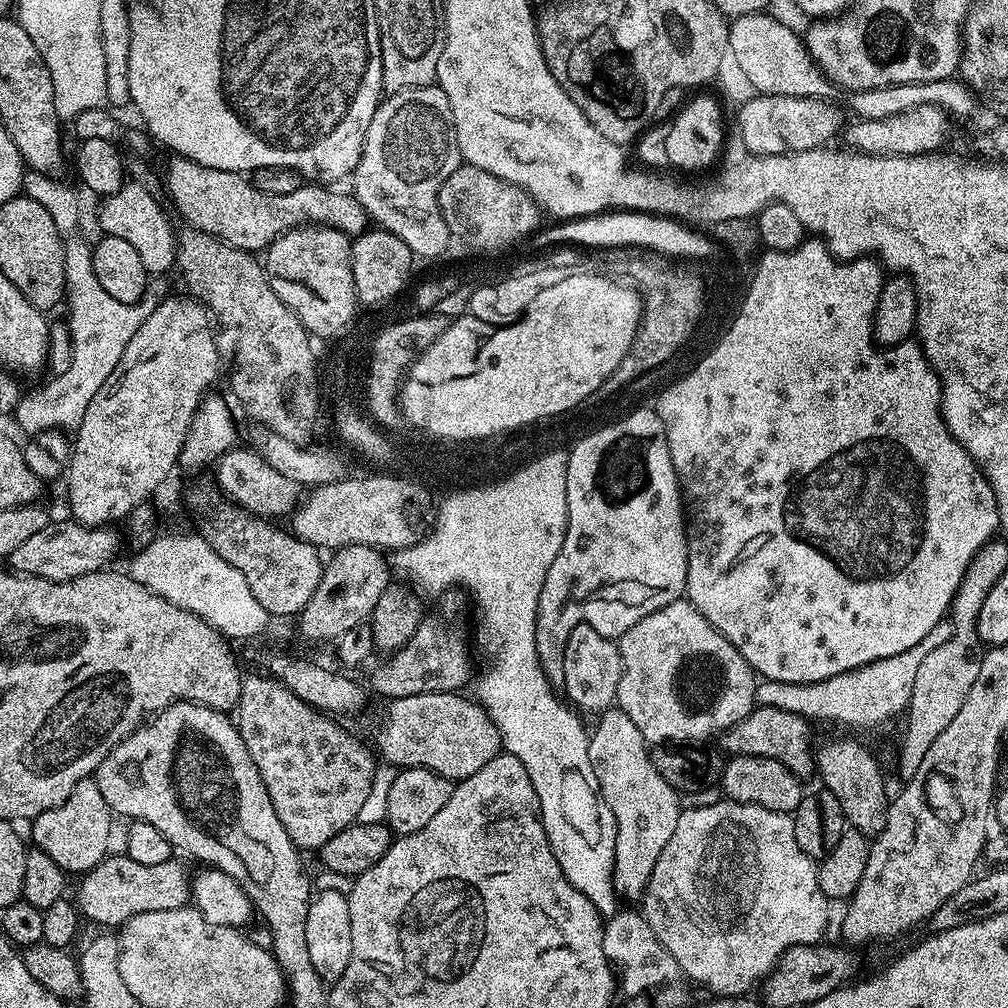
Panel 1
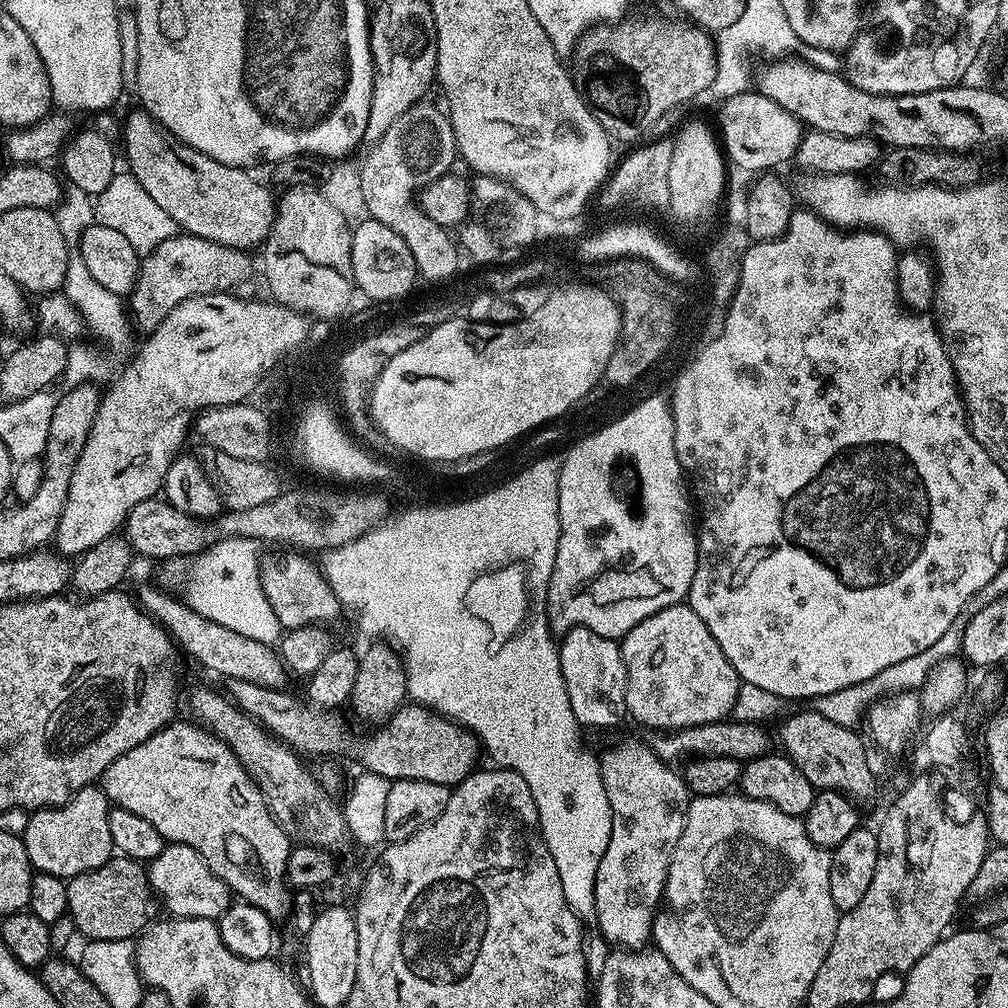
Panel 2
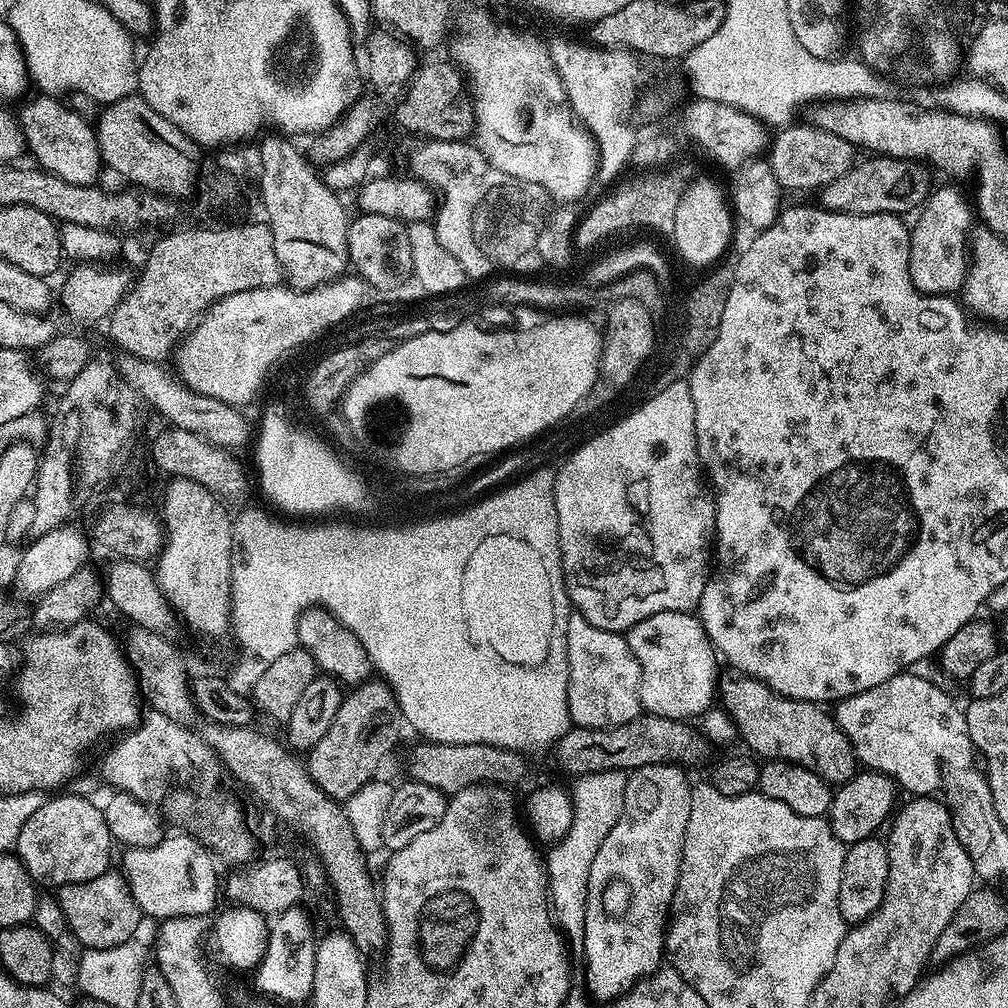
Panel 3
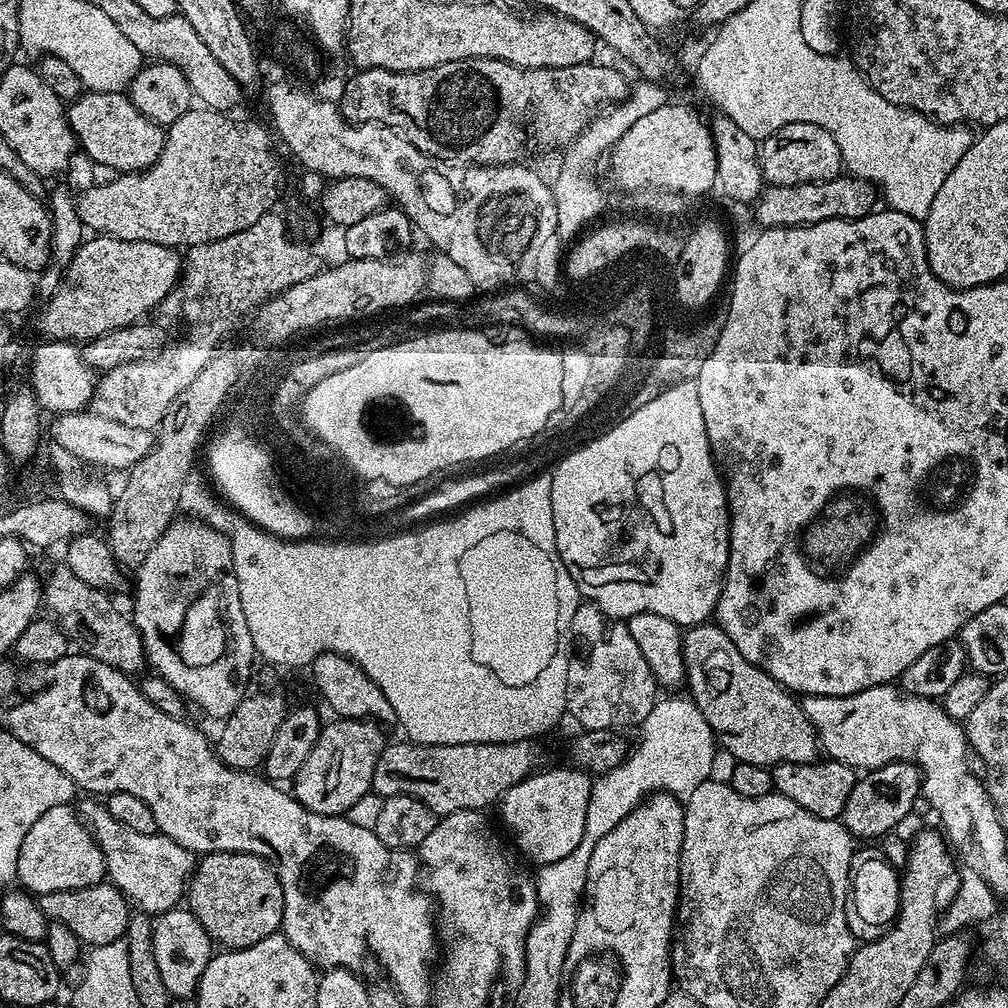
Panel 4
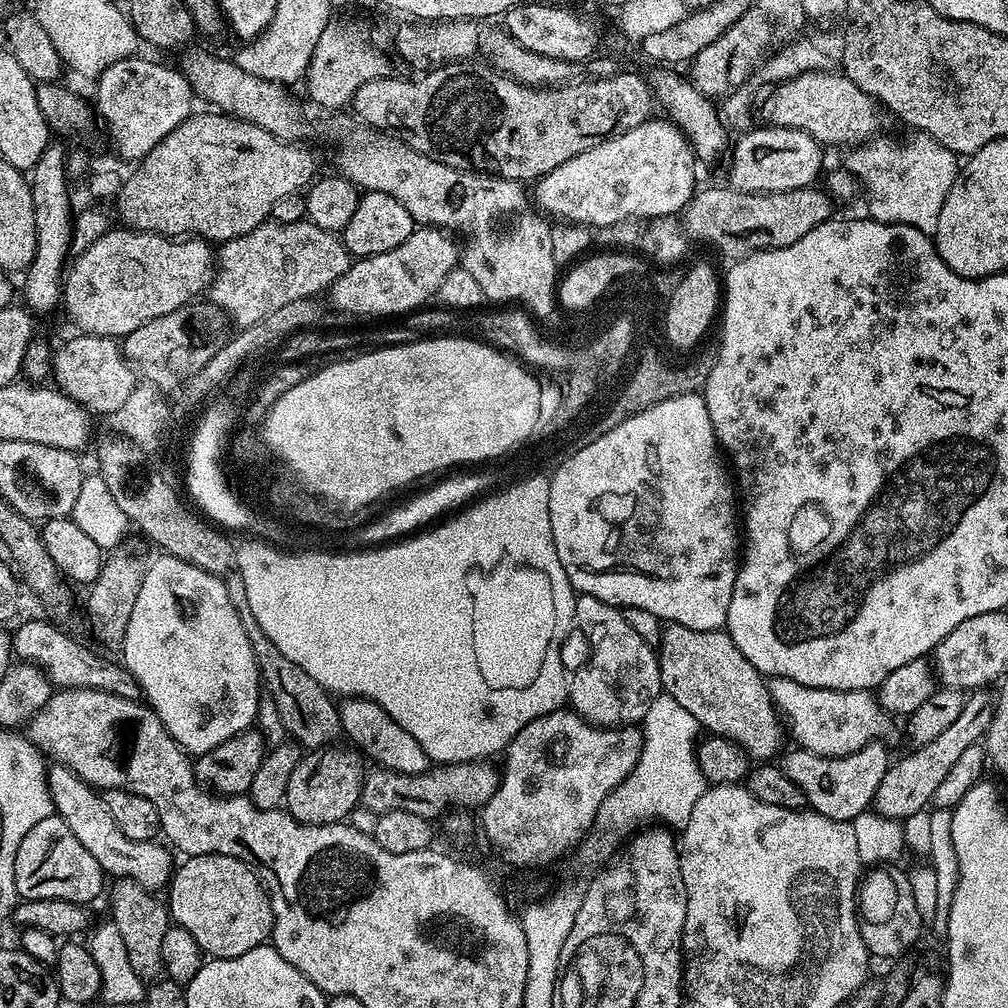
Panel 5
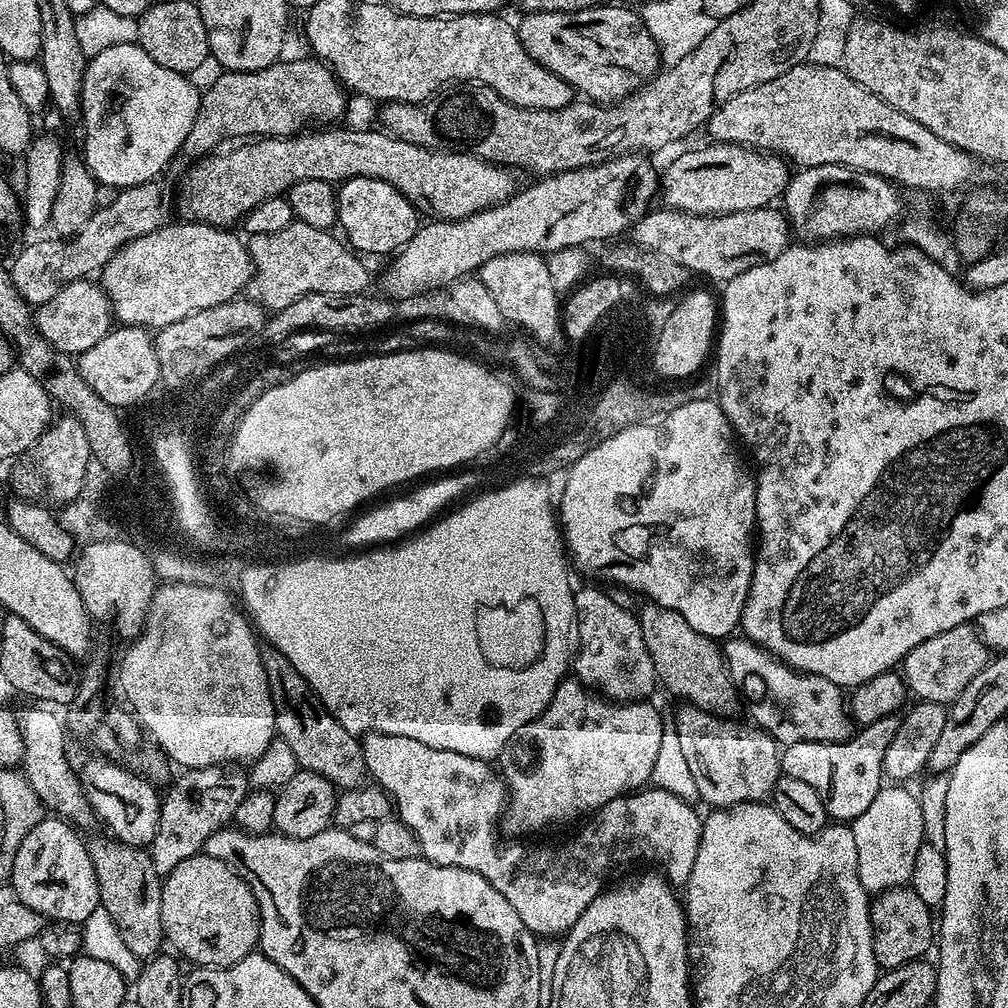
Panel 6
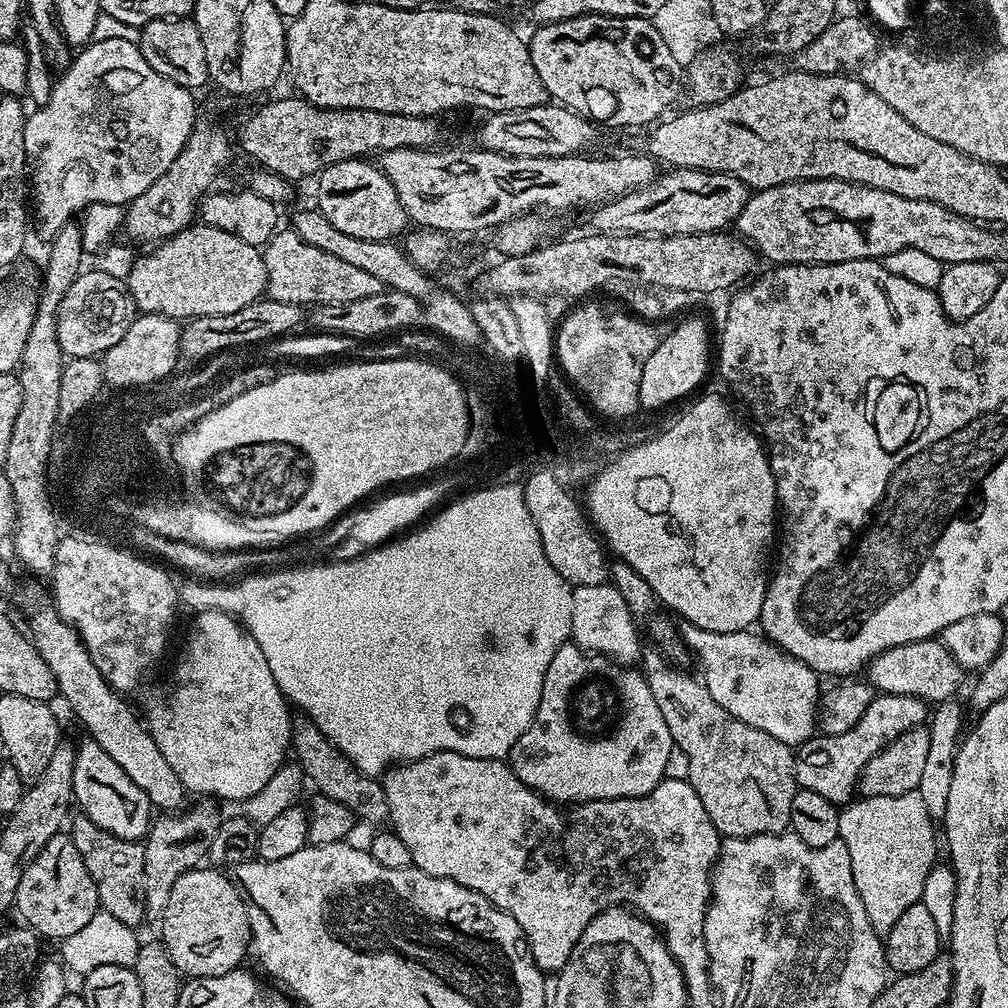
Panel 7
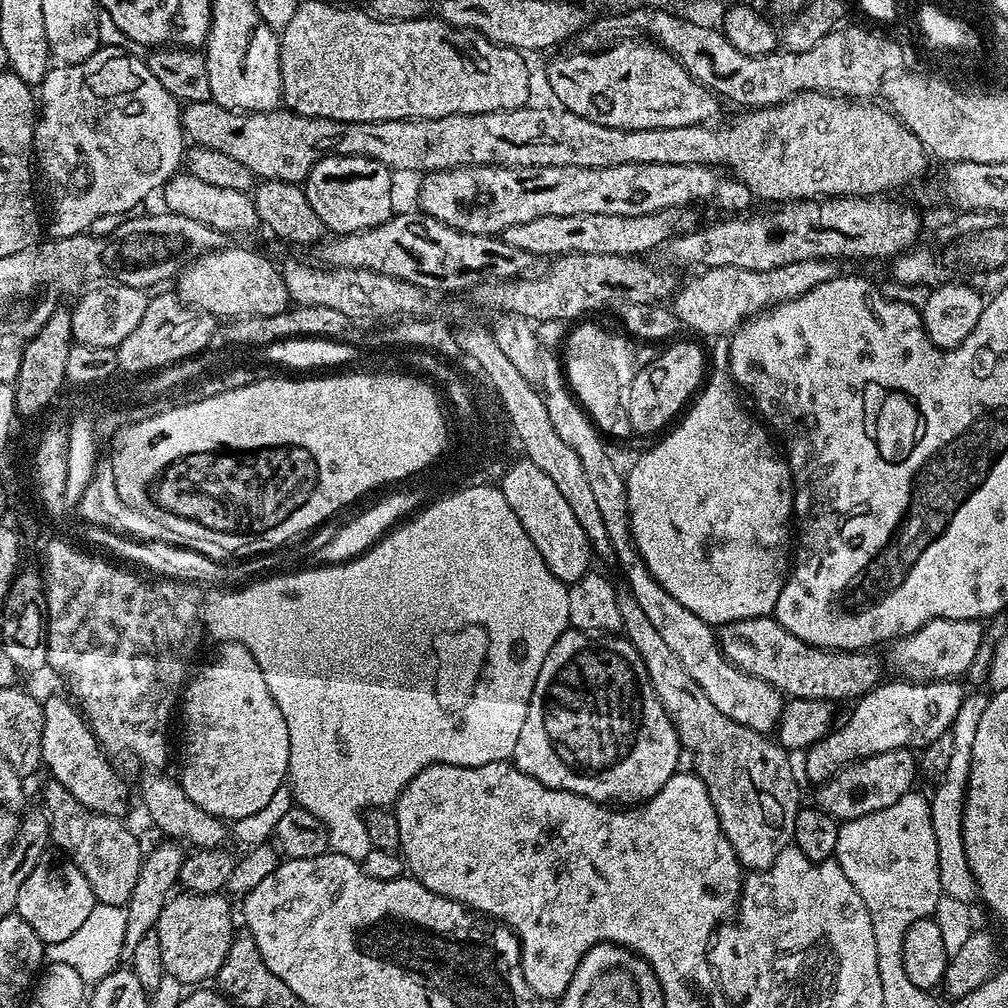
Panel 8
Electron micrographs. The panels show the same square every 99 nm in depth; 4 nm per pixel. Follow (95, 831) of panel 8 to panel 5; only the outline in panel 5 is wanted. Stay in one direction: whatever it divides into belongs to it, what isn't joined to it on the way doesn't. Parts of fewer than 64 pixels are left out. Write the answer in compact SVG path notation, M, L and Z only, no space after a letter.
M117 879L116 893L112 896L111 923L118 926L122 942L126 942L126 955L130 957L130 967L134 974L145 982L152 982L161 975L163 969L162 940L170 927L170 917L165 901L160 900L155 891L143 888L138 882Z

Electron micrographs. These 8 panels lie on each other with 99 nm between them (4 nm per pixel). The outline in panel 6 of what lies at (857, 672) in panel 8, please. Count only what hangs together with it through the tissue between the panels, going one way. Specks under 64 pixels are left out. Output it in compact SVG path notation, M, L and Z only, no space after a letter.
M971 623L954 626L954 630L946 630L934 638L926 638L902 661L902 675L909 693L916 695L917 701L929 700L935 704L951 705L953 700L966 690L966 682L974 678L990 659L990 650L984 645L979 632Z

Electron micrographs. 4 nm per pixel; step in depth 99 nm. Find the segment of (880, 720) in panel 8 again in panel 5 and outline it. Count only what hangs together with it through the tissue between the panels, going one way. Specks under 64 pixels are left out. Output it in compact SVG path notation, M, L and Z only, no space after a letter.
M870 742L862 750L845 756L819 756L796 746L793 752L785 751L779 757L778 766L782 774L786 774L786 778L798 786L798 790L802 790L805 805L811 811L826 818L851 822L863 812L869 811L878 782L888 769L890 755L880 744L883 743Z

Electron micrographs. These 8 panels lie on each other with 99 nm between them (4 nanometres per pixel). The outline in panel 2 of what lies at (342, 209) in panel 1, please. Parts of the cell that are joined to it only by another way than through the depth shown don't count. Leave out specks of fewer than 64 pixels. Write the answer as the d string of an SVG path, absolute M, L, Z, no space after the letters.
M135 110L124 120L124 156L128 159L127 171L142 184L142 189L150 194L154 201L170 214L180 230L187 235L206 238L222 246L241 250L263 245L268 238L268 231L276 221L277 201L274 194L264 184L251 180L245 169L226 166L190 146L186 146L170 130L161 126L150 113Z

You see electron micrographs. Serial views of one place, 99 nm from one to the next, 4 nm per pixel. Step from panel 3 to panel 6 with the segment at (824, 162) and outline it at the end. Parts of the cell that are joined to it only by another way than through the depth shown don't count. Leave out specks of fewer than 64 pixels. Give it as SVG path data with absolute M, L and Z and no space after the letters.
M712 142L709 145L709 148L696 148L693 152L682 153L665 170L663 203L667 207L678 212L688 212L691 216L721 216L751 208L767 208L783 197L790 179L790 171L788 172L790 164L784 157L745 148L742 144Z

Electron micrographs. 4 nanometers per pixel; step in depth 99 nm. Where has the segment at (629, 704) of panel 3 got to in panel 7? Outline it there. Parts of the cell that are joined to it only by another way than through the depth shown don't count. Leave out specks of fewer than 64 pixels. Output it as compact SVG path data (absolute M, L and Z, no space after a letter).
M611 582L598 586L578 586L572 589L571 643L592 654L607 656L618 664L632 666L642 656L642 632L630 614L622 594Z

